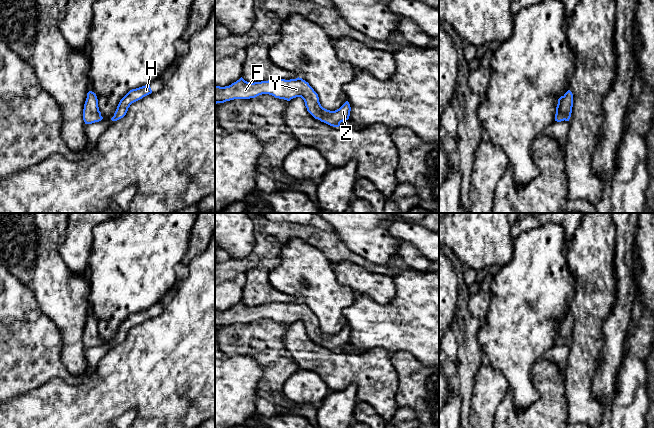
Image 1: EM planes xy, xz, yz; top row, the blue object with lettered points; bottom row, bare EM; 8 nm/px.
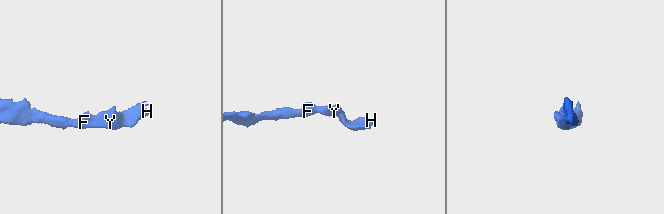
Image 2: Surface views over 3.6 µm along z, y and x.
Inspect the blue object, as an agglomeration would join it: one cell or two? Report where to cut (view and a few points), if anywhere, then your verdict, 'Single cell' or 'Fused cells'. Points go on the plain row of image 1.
No split. Single cell

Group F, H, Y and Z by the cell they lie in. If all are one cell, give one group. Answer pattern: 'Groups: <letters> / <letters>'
Groups: F H Y Z

